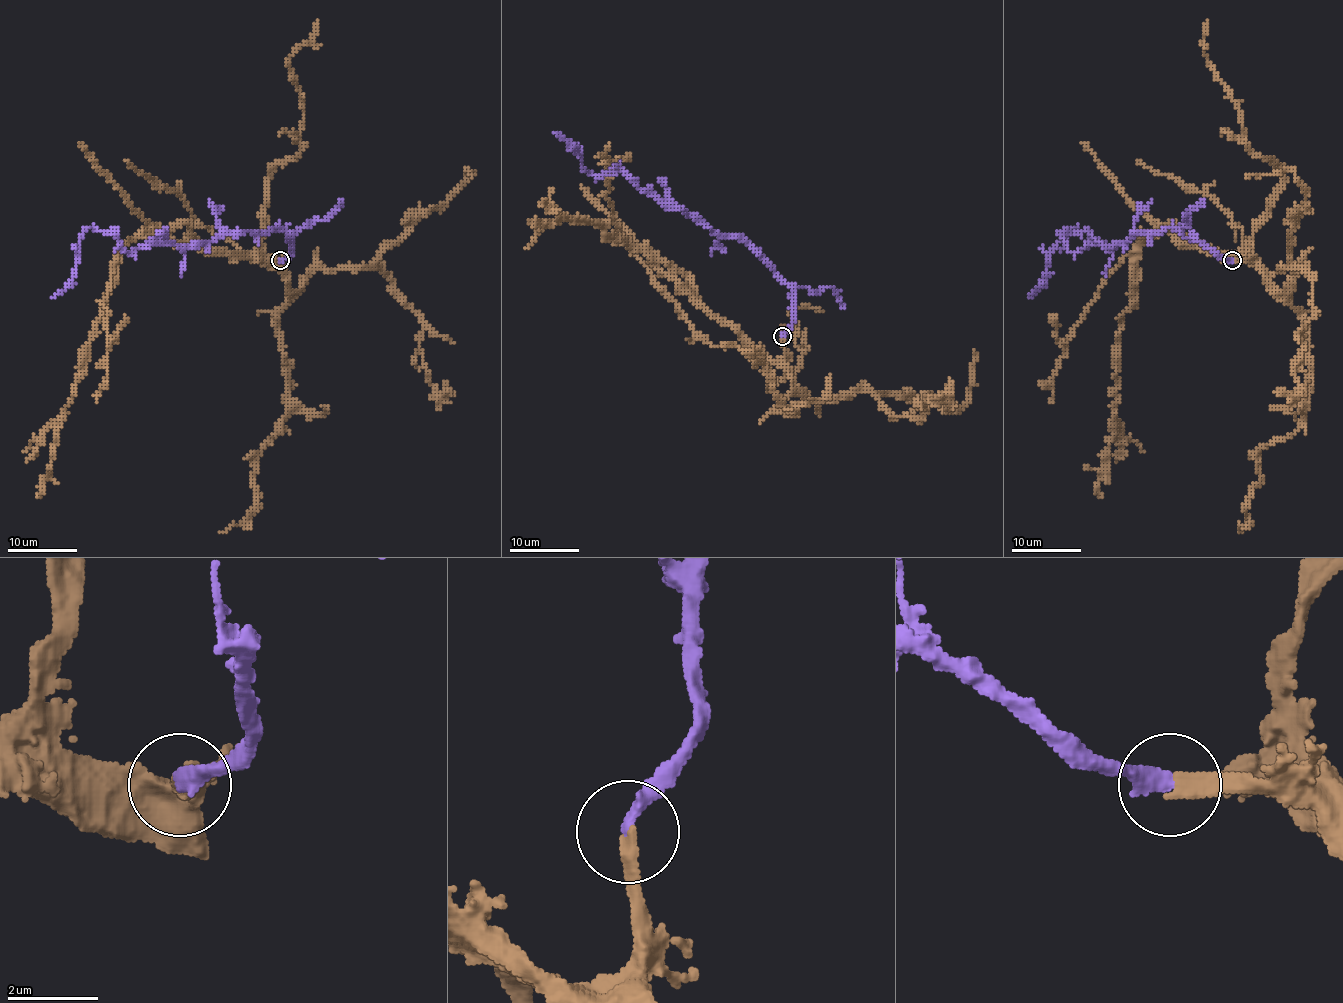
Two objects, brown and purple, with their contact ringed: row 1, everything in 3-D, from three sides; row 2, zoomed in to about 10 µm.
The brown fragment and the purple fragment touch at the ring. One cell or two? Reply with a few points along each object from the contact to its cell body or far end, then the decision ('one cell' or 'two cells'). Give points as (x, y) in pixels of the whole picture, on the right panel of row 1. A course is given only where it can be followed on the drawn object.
brown via (1233, 260), (1255, 258), (1212, 254), (1159, 228), (1140, 247), (1131, 305), (1120, 317), (1115, 424), (1099, 498) | purple via (1233, 260), (1175, 228), (1070, 251), (1068, 228), (1029, 298) | one cell

